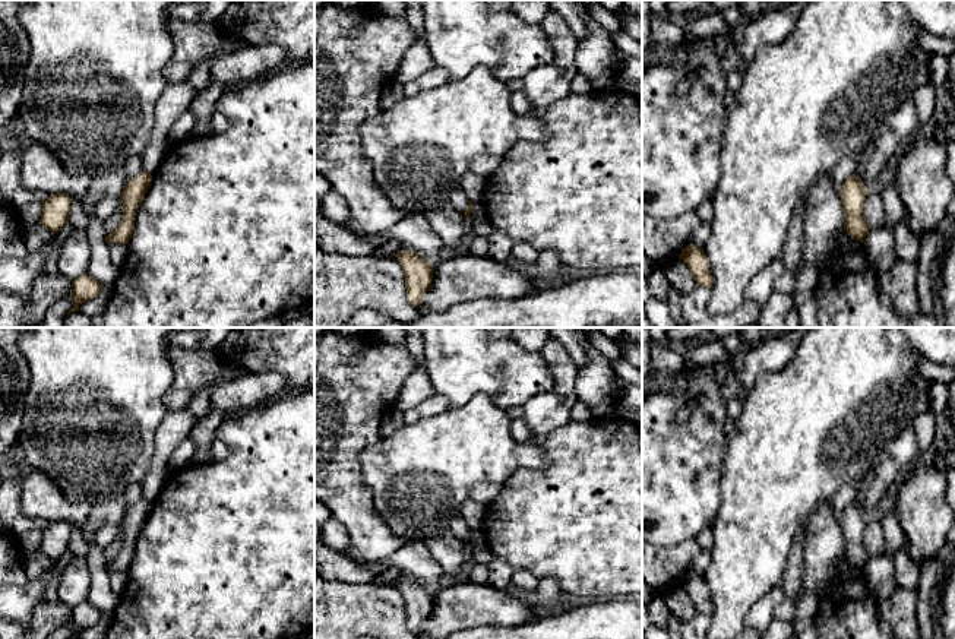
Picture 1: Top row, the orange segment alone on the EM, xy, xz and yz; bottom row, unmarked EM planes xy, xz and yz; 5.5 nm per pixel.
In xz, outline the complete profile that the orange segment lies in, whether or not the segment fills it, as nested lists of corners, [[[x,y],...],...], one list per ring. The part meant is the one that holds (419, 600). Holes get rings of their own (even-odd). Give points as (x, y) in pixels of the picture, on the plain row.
[[[401,578],[395,582],[404,595],[407,611],[407,629],[418,635],[423,623],[430,617],[433,608],[433,592],[411,578]]]

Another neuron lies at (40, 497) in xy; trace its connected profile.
[[[26,469],[20,478],[20,509],[32,519],[66,521],[82,526],[88,542],[86,563],[91,575],[88,601],[101,613],[114,613],[120,595],[110,586],[104,548],[95,542],[95,534],[86,529],[92,506],[86,502],[69,502],[45,474]]]

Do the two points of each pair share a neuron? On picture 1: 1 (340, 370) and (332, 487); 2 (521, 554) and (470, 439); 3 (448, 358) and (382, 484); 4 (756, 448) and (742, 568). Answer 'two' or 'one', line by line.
1: one
2: two
3: two
4: one

